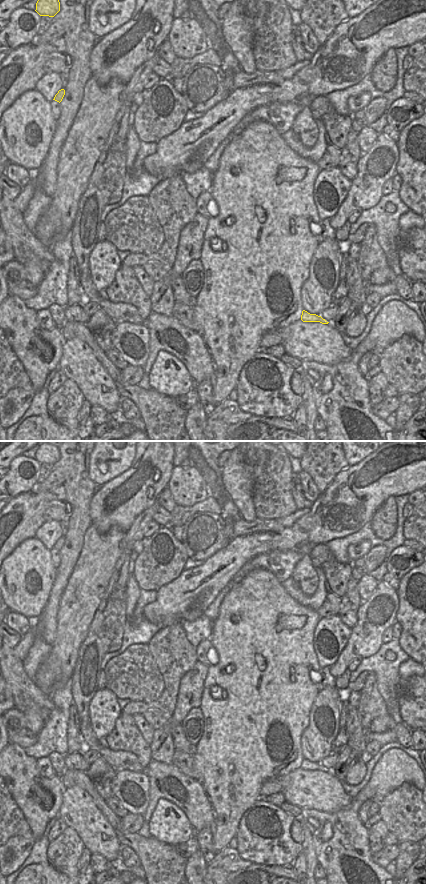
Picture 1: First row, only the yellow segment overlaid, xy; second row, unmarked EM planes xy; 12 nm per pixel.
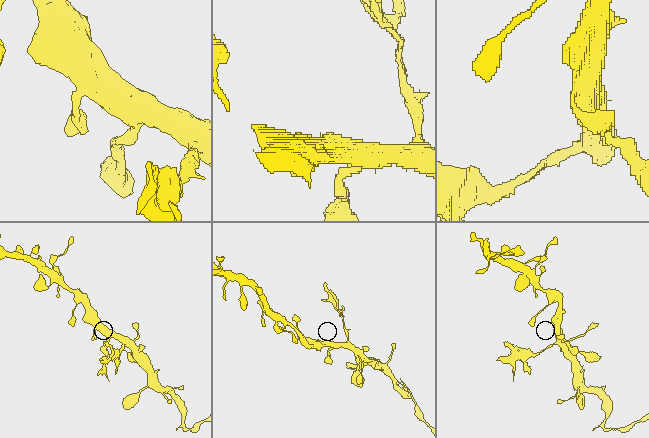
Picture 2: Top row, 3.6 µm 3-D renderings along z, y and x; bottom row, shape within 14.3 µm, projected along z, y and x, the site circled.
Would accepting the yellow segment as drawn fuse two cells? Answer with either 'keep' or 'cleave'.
cleave

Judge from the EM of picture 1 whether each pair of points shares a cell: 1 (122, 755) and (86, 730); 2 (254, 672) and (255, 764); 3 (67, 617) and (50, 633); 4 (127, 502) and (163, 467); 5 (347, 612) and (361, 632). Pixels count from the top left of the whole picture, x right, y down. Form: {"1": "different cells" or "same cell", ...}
{"1": "same cell", "2": "same cell", "3": "different cells", "4": "same cell", "5": "different cells"}

